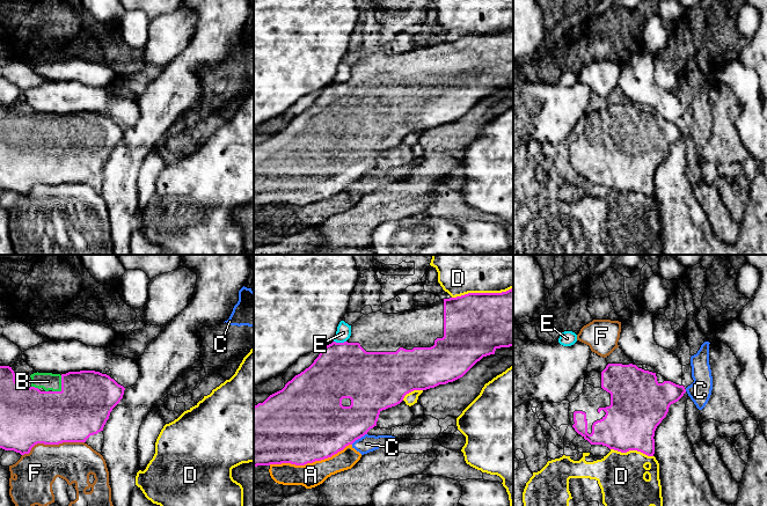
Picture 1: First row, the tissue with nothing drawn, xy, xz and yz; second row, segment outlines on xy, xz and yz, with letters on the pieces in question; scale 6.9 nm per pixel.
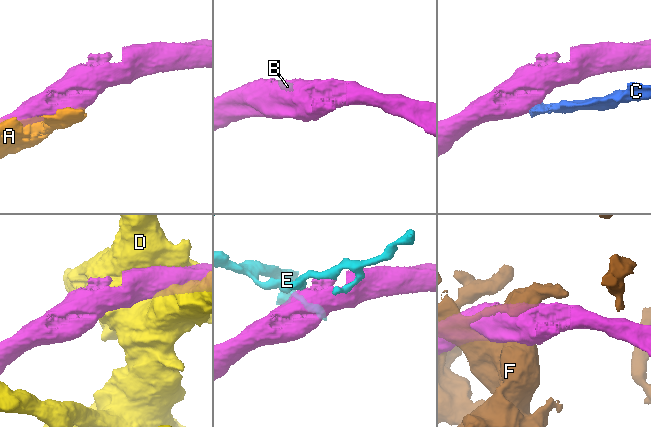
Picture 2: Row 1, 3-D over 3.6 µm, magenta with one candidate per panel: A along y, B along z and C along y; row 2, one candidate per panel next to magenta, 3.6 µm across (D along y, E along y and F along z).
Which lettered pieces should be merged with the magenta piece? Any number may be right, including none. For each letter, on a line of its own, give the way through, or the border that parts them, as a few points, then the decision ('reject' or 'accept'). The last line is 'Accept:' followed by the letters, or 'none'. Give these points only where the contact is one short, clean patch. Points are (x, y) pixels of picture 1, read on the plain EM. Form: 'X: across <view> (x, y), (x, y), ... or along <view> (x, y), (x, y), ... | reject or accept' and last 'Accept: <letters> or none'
A: reject
B: accept
C: along xz (366, 174), (351, 184) | reject
D: reject
E: along xz (334, 81), (345, 82) | reject
F: reject
Accept: B

